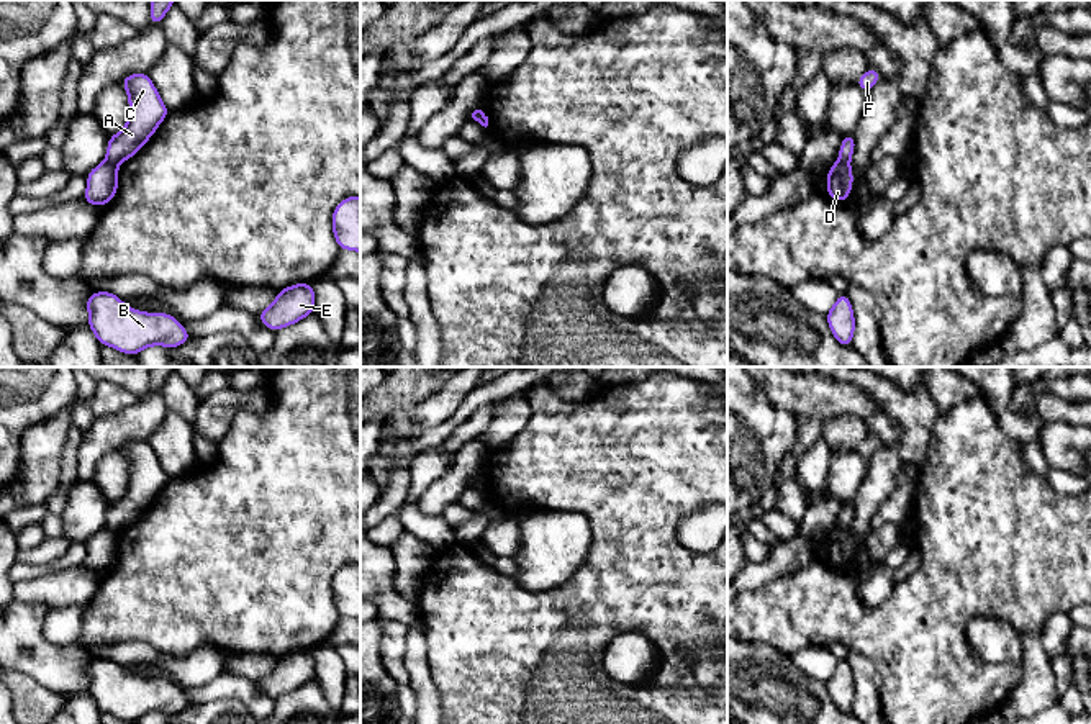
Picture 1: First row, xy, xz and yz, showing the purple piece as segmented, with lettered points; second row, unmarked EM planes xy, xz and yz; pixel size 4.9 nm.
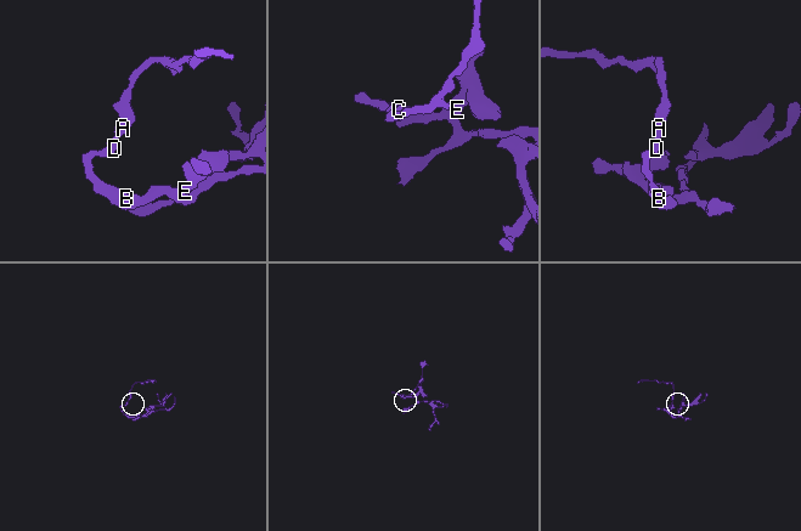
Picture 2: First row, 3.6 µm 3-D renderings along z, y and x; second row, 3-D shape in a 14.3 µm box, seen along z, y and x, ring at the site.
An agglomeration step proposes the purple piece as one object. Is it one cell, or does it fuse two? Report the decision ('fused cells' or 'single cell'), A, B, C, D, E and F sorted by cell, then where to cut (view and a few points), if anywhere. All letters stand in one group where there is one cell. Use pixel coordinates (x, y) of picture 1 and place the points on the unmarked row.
fused cells; A C F / B D E; cut in xy along (107, 526), (115, 533)

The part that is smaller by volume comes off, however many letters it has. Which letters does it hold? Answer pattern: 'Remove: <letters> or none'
Remove: A, C, F

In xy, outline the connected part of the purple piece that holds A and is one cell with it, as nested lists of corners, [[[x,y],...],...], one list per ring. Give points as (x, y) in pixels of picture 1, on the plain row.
[[[147,441],[126,442],[120,450],[128,459],[129,482],[126,493],[108,506],[106,527],[113,532],[133,524],[169,482]]]

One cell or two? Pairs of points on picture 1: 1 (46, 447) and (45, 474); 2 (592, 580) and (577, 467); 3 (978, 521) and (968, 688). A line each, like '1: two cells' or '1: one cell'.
1: one cell
2: one cell
3: one cell

